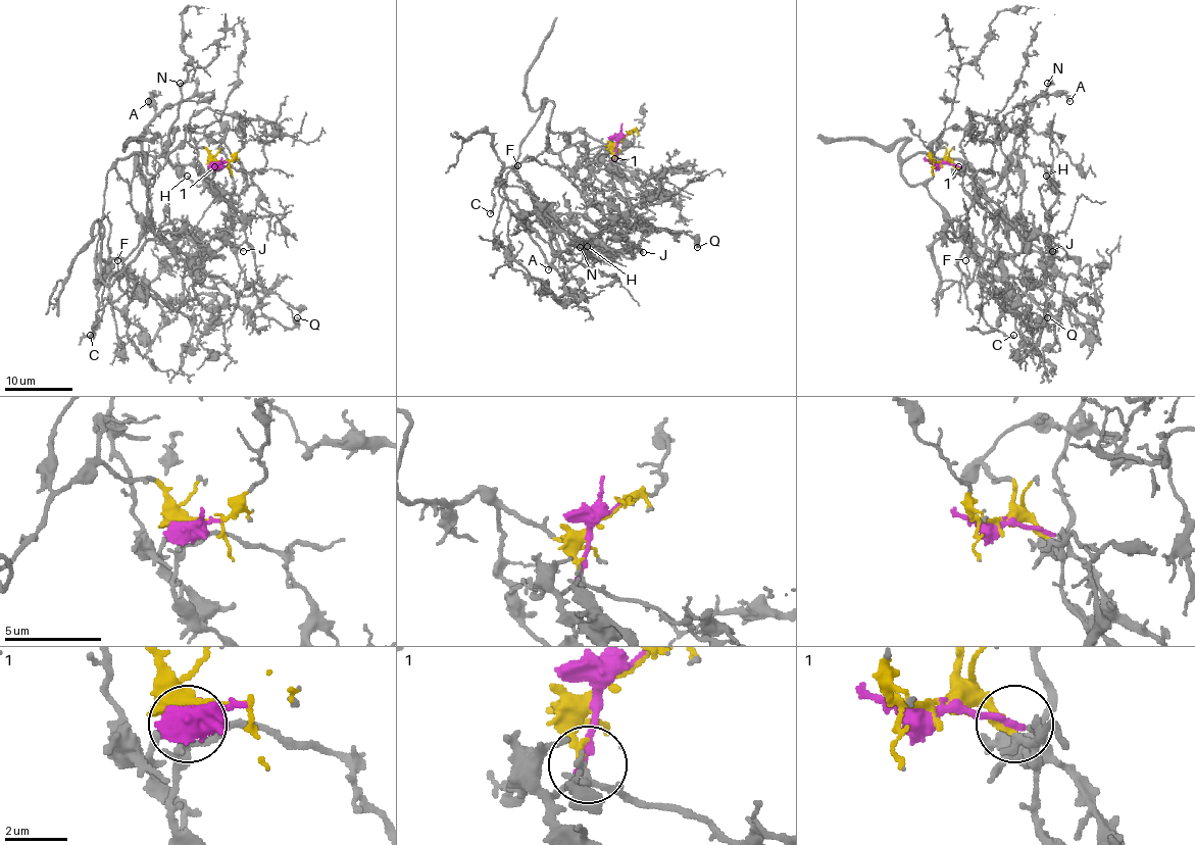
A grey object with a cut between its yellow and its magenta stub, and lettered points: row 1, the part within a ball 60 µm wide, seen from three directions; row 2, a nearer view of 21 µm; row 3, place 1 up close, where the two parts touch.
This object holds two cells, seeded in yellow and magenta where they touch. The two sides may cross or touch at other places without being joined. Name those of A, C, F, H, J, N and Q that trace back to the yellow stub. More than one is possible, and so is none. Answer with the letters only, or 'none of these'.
A, C, H, N, Q

